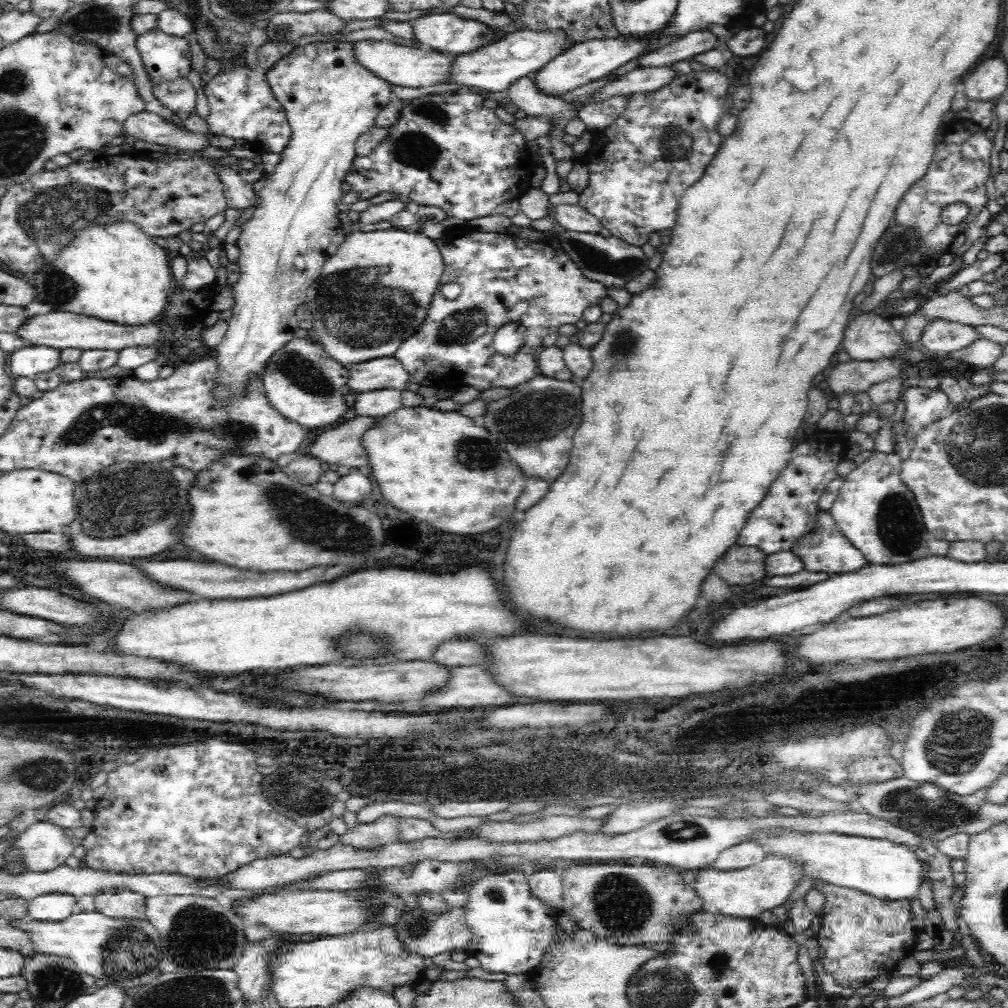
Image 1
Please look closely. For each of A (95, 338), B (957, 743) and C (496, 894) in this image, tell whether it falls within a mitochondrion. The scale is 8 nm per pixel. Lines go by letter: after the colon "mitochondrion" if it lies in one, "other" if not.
A: other
B: mitochondrion
C: mitochondrion

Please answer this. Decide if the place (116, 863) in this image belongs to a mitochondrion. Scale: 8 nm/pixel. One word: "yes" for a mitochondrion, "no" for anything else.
no

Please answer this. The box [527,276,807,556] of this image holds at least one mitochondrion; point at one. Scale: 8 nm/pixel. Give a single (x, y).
(622, 346)

